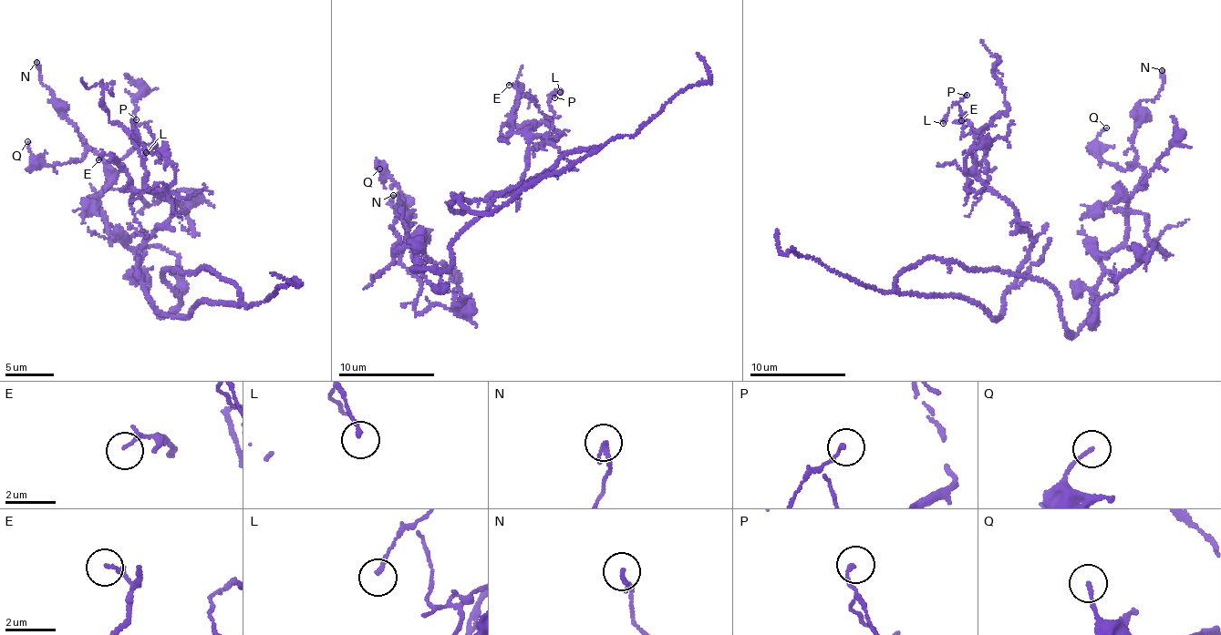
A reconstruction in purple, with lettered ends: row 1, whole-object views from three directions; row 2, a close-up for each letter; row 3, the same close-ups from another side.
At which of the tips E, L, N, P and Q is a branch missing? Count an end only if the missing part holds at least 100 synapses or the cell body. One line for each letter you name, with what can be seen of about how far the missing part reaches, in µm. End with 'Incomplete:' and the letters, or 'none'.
Incomplete: none

